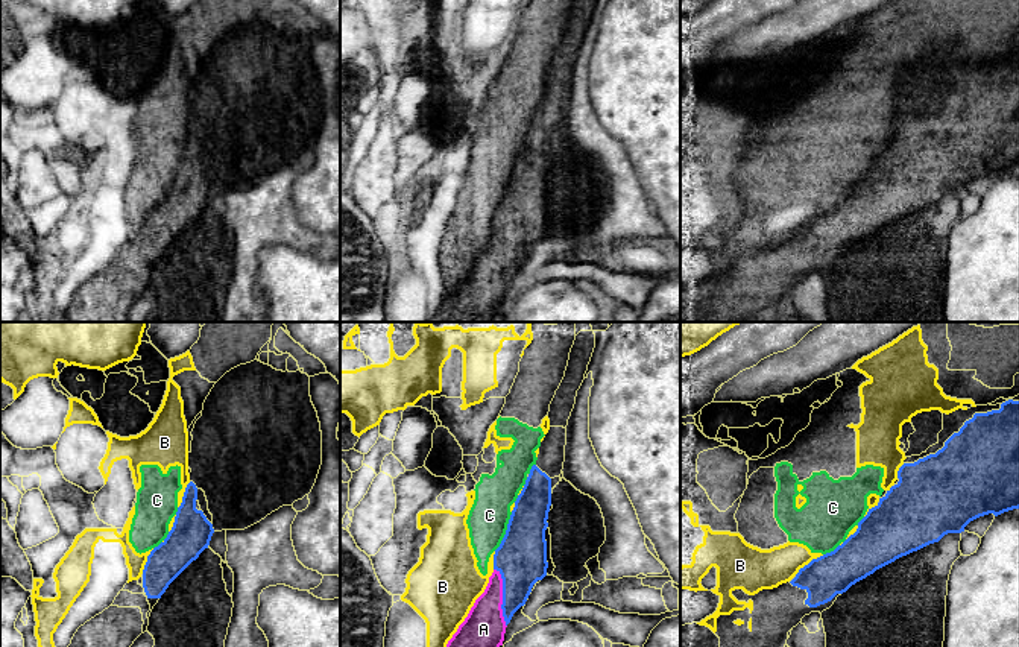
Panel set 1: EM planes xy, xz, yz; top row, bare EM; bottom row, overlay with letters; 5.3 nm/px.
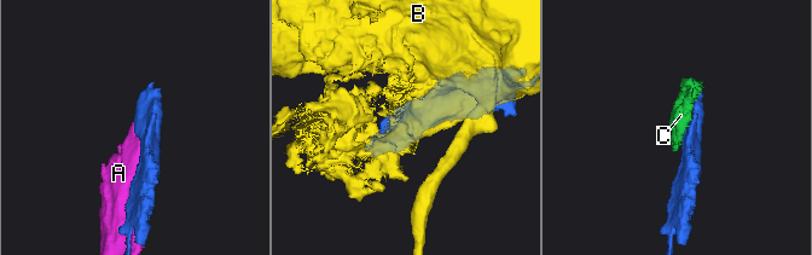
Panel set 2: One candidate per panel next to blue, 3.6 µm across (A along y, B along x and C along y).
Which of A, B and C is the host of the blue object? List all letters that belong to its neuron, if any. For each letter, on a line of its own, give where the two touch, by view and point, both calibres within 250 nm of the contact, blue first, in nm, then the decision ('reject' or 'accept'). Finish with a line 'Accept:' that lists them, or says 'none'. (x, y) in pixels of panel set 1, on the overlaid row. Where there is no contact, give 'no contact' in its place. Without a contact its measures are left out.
A: contact xz (503, 597); calibres 280 and 220 nm; accept
B: contact yz (810, 562); calibres 220 and 200 nm; reject
C: contact xz (506, 532); calibres 280 and 220 nm; reject
Accept: A

